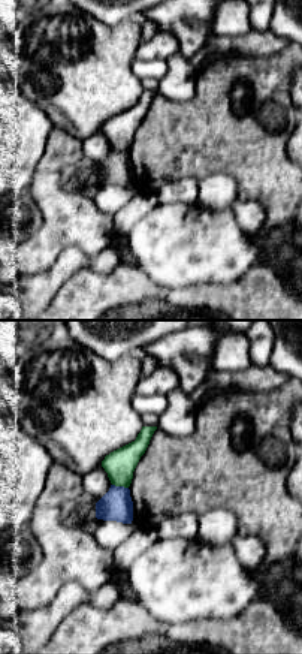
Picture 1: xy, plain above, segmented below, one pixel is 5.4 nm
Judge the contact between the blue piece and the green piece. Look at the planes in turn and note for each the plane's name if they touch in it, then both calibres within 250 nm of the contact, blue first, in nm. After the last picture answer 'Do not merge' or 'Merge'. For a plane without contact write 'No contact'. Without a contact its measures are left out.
Touches blue in xy. Thickness 170 nm (blue) against 160 nm

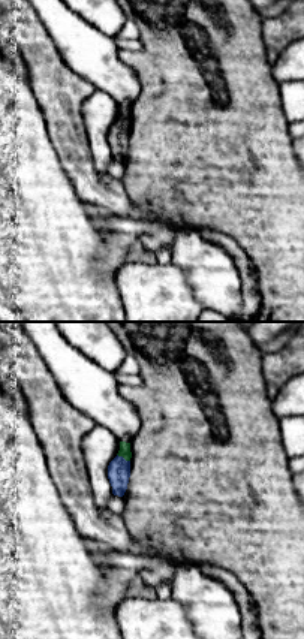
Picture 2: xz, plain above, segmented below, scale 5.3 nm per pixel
Touches blue in xz. Thickness 130 nm (blue) against 60 nm

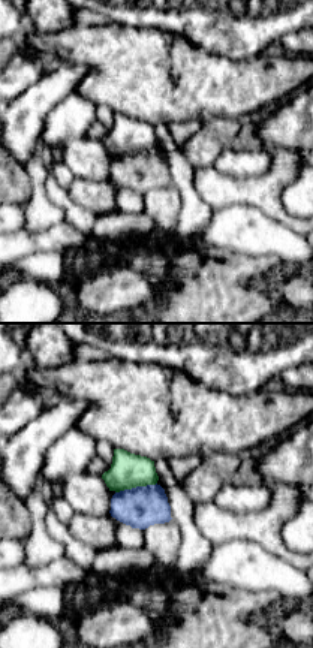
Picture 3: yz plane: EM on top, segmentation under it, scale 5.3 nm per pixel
Touches blue in yz. Thickness 220 nm (blue) against 190 nm

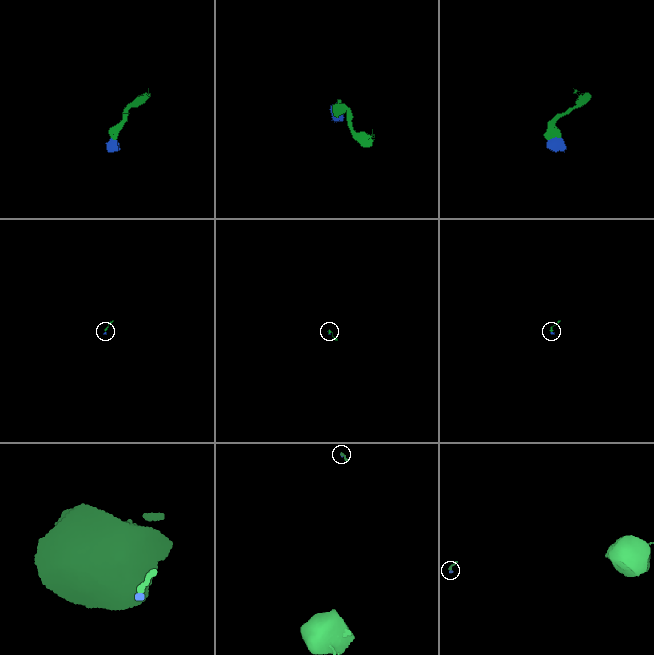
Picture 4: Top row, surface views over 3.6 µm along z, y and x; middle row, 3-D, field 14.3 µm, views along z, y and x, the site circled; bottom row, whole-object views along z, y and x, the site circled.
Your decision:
Do not merge

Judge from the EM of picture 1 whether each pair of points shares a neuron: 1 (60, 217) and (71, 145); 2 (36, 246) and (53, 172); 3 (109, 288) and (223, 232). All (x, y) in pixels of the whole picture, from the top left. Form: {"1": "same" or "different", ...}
{"1": "same", "2": "same", "3": "different"}

